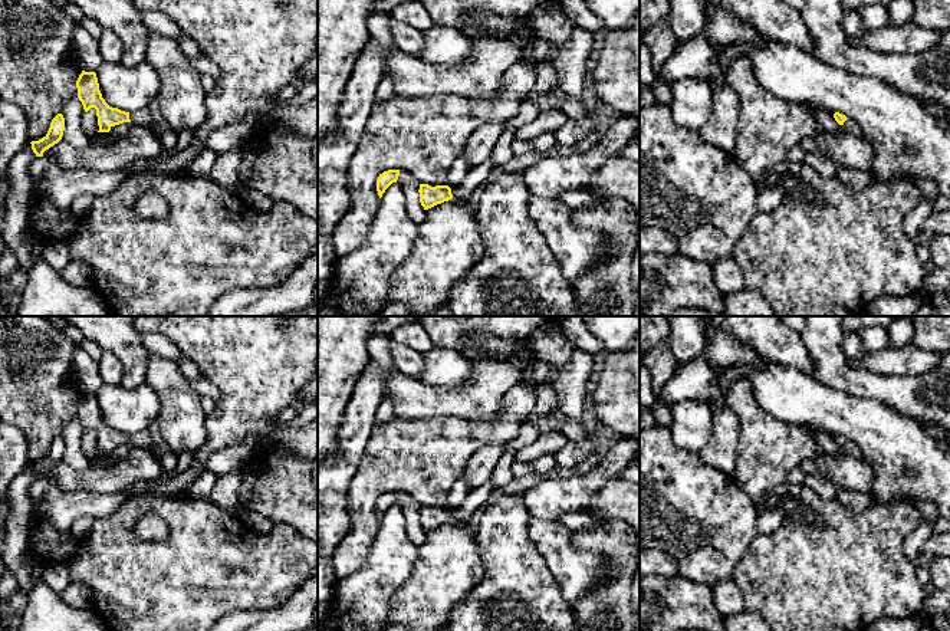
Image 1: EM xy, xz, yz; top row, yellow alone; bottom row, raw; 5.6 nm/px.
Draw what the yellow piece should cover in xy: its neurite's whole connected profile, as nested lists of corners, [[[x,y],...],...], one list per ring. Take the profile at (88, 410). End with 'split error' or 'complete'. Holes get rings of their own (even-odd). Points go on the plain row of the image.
[[[85,394],[76,402],[78,420],[83,427],[85,434],[91,430],[96,431],[98,454],[109,454],[112,448],[131,444],[132,447],[148,448],[152,446],[148,430],[125,434],[118,430],[109,428],[99,413],[99,405],[95,394]]]; split error

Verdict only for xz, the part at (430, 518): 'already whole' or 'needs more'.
needs more

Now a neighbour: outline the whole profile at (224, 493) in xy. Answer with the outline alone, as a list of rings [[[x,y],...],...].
[[[240,470],[218,474],[210,500],[229,513],[240,513]]]

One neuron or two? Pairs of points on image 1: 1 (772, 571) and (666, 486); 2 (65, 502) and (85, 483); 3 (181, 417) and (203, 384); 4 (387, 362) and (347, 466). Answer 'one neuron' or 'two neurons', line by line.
1: two neurons
2: two neurons
3: two neurons
4: one neuron

